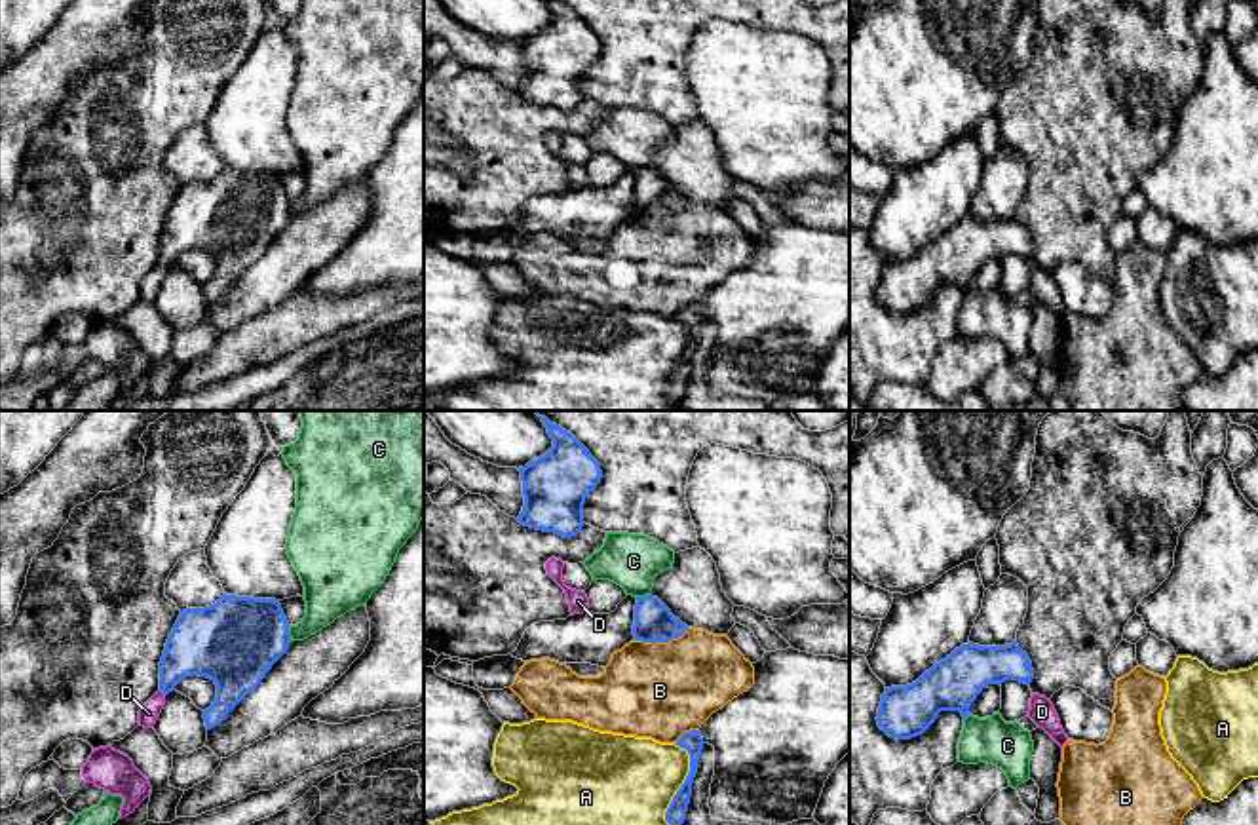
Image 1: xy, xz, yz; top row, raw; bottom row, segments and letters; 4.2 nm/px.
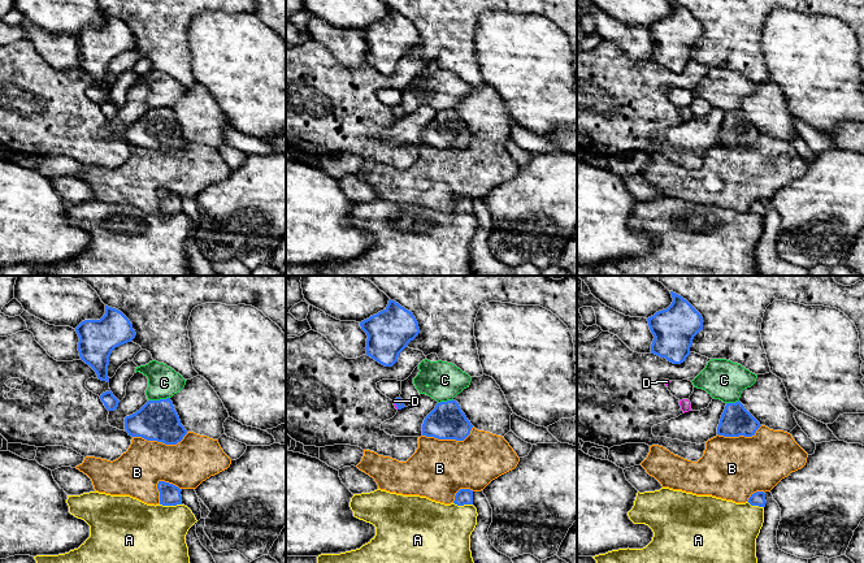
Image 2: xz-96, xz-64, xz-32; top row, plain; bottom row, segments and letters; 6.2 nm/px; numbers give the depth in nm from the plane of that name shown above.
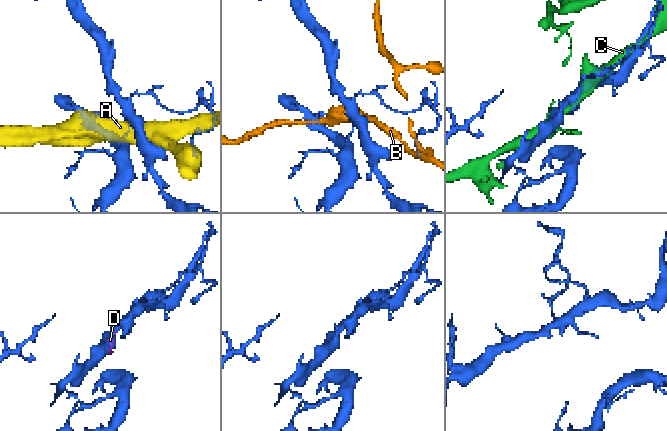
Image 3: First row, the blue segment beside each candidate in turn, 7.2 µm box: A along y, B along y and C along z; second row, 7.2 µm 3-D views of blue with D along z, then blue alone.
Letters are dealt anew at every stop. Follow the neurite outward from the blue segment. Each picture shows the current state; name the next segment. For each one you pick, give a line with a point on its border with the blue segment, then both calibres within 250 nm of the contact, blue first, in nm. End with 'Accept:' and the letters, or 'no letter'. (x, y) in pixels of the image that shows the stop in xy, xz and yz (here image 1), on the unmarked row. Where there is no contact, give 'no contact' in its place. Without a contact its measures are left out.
D: xy (162, 265) | 260/90 nm
Accept: D

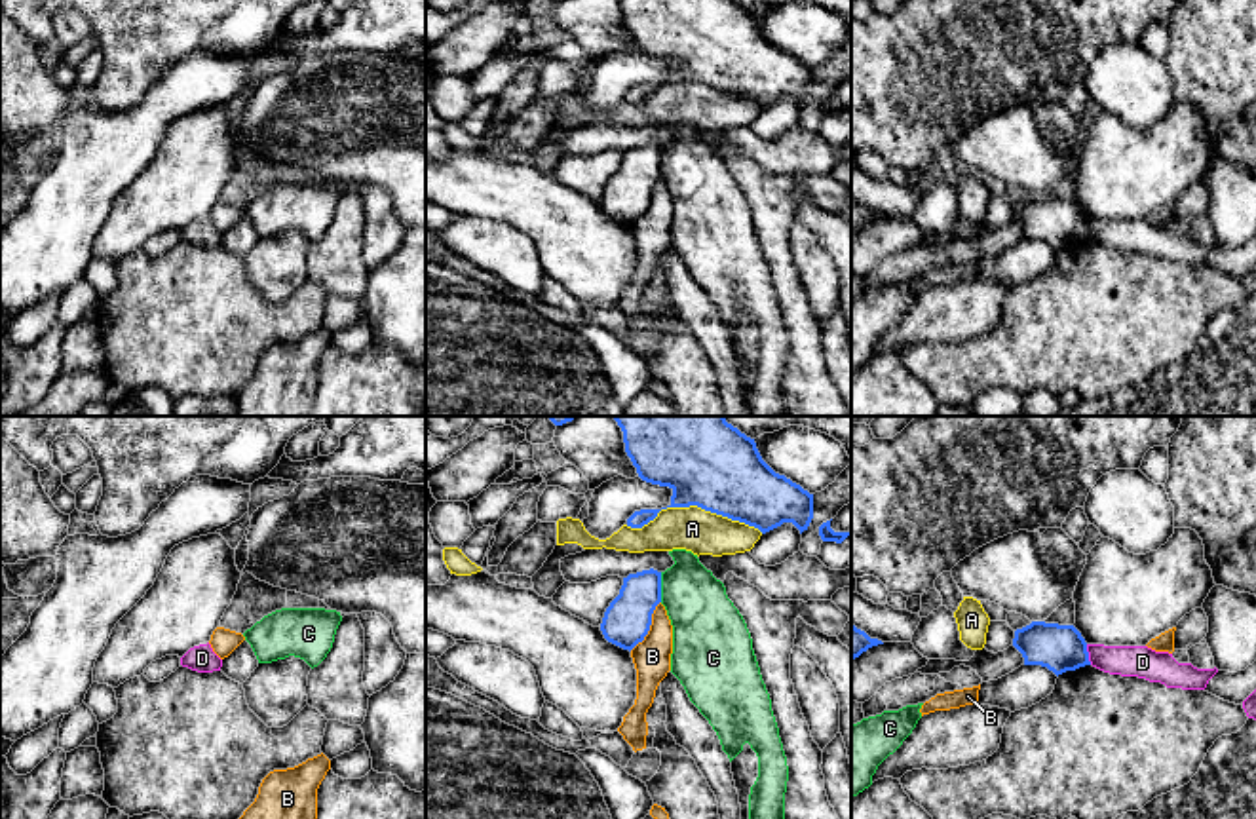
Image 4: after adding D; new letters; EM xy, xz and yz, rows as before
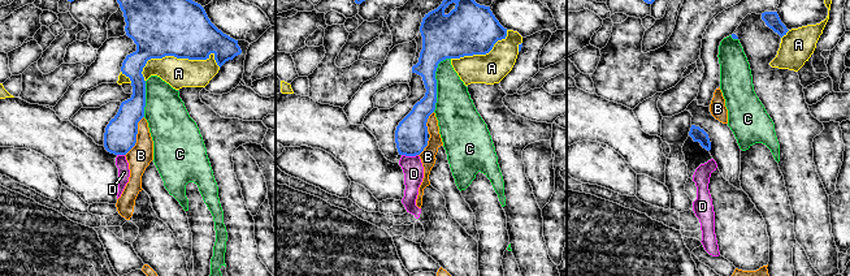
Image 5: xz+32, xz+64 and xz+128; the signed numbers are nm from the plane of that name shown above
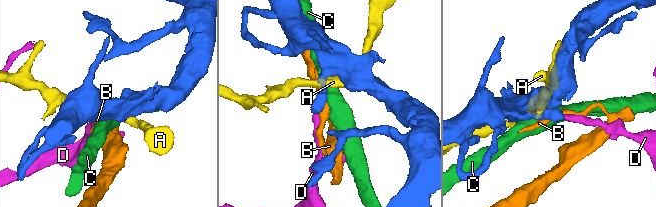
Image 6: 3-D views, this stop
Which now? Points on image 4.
Accept: no letter

